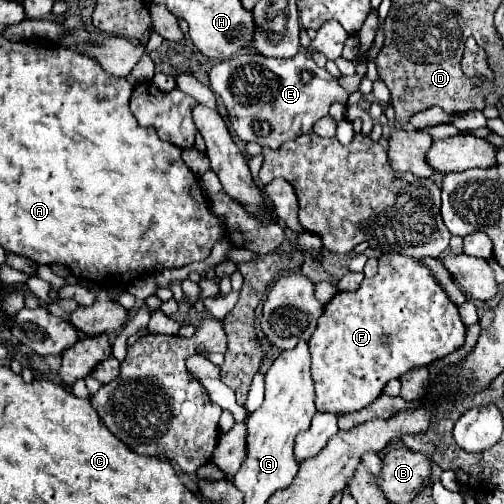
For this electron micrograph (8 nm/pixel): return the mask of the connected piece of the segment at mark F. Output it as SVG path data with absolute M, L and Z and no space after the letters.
M381 254L379 256L379 272L373 276L373 278L365 278L359 286L359 290L355 292L337 292L333 296L333 300L329 304L325 304L323 308L323 314L317 322L317 328L309 340L309 348L311 348L311 354L313 354L313 380L315 380L315 388L317 388L317 410L319 412L331 412L335 416L339 414L349 414L349 412L359 412L363 410L365 406L369 406L385 388L385 384L391 380L391 378L399 378L403 376L405 372L417 368L417 366L429 366L433 360L437 358L443 358L447 356L449 352L457 350L461 344L465 342L465 324L461 322L461 316L459 316L459 308L455 302L451 302L451 298L447 296L447 292L441 288L439 280L433 276L433 272L421 264L419 260L415 258L405 258L403 254Z

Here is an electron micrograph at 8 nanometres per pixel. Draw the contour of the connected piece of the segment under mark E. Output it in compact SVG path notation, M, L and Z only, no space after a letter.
M237 54L213 66L209 72L211 90L223 100L229 120L237 136L245 142L257 142L263 148L281 148L283 142L295 140L301 134L311 134L313 124L329 114L333 102L347 104L347 92L339 86L339 80L325 68L319 68L309 56L297 54L293 58L265 58L263 54Z

